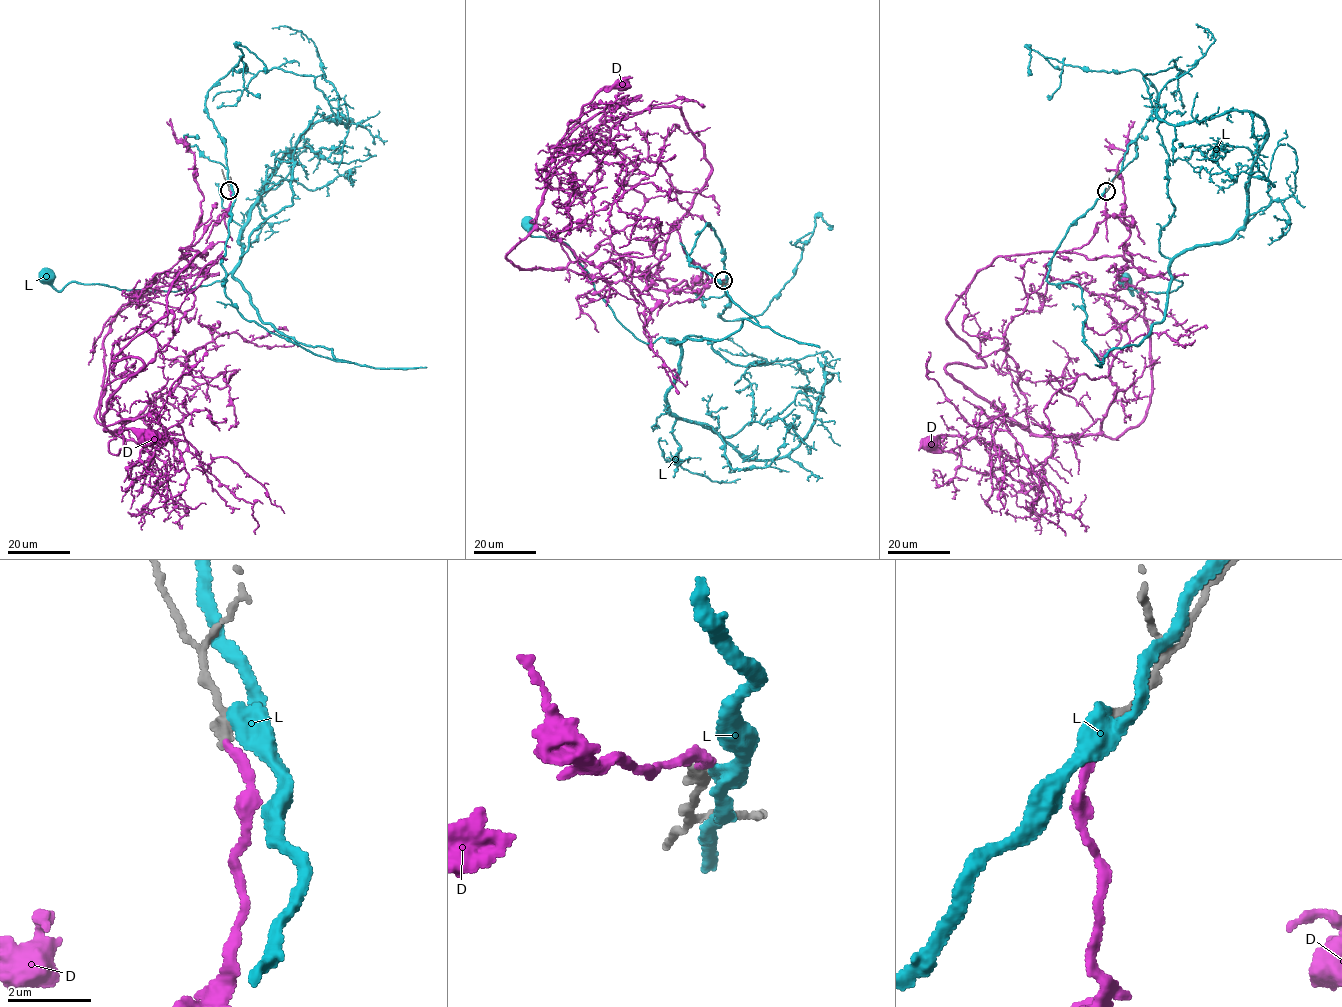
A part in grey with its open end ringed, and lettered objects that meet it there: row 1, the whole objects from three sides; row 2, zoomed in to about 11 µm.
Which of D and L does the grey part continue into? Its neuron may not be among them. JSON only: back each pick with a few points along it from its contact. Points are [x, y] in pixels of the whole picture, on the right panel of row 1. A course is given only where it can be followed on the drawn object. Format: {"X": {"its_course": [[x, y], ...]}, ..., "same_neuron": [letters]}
{"same_neuron": []}

